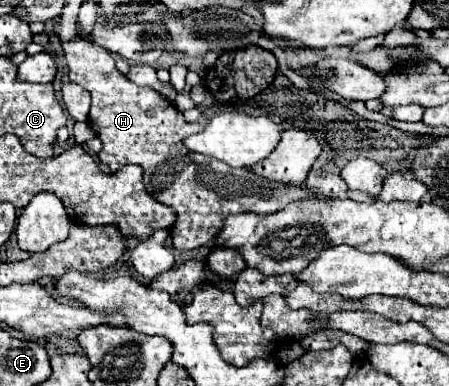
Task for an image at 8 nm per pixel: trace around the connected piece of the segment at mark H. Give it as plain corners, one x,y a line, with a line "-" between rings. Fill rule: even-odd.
74,37
72,41
64,43
64,55
68,61
70,75
68,79
72,83
82,85
90,95
92,95
92,109
88,115
88,125
92,131
102,141
102,151
98,153
98,159
110,167
110,171
118,171
124,165
140,165
144,171
144,185
146,191
160,203
172,207
176,211
176,221
172,227
172,243
178,251
190,251
190,249
200,249
206,247
214,235
222,229
222,223
228,215
234,213
256,213
256,215
268,215
274,211
280,211
288,207
290,203
296,203
298,199
306,199
310,195
324,199
326,195
316,193
314,189
308,189
306,183
298,187
282,187
282,183
268,183
268,179
262,179
260,175
254,175
252,169
234,169
214,157
206,157
200,153
192,153
186,145
184,139
202,131
208,125
208,117
200,117
194,123
188,123
184,115
176,109
174,103
168,99
162,99
152,87
140,87
128,81
122,73
118,73
114,65
114,57
104,49
96,47
94,43
84,41
82,37

